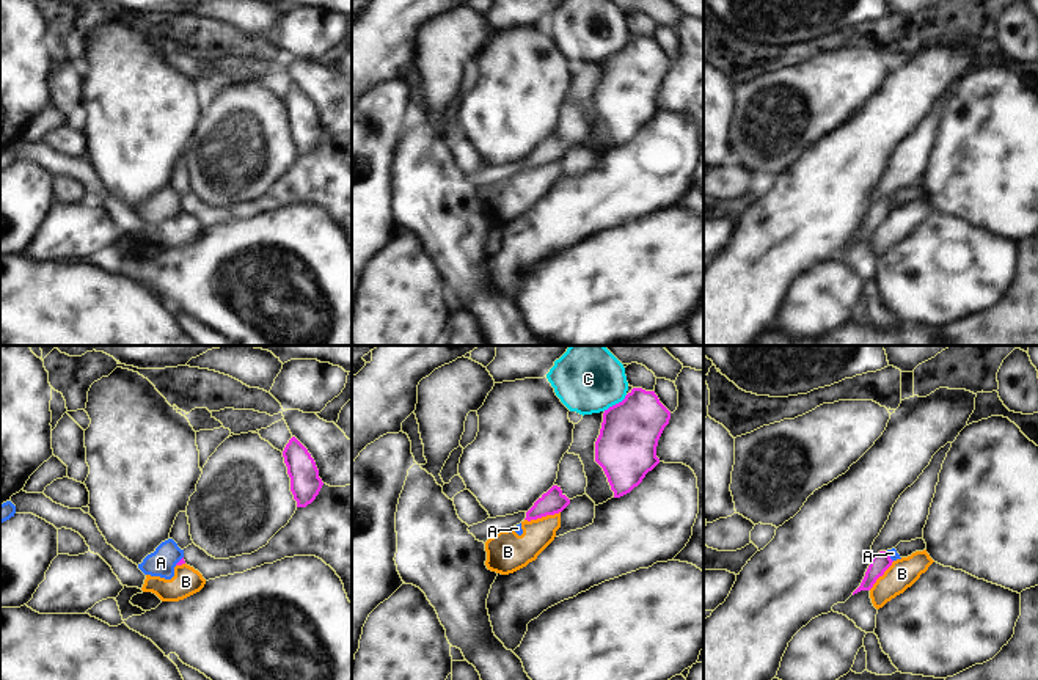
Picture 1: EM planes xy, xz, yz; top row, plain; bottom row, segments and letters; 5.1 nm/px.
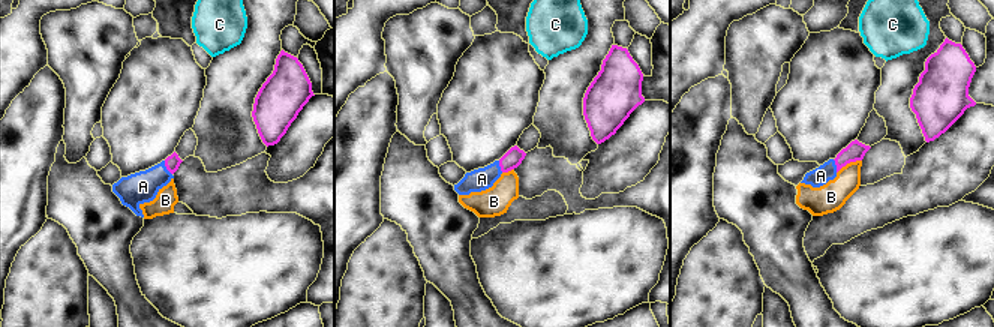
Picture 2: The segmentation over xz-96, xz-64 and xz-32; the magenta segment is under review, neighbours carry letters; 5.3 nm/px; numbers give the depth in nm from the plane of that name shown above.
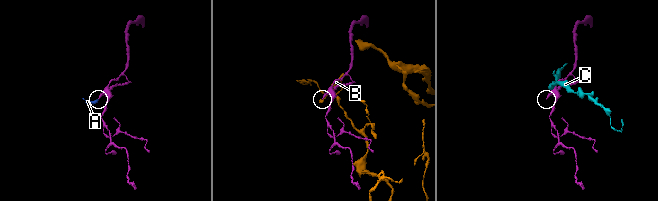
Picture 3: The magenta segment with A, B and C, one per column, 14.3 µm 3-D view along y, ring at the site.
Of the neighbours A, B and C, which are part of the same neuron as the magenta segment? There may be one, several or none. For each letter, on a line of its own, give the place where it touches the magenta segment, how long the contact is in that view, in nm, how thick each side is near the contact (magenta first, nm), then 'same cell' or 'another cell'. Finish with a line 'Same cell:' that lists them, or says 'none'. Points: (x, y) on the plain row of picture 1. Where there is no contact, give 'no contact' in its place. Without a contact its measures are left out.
A: contact yz (889, 204); length 70 nm; calibres 100 and 50 nm; same cell
B: contact xz (542, 164); length 190 nm; calibres 120 and 200 nm; another cell
C: contact xz (616, 52); length 150 nm; calibres 300 and 320 nm; another cell
Same cell: A

